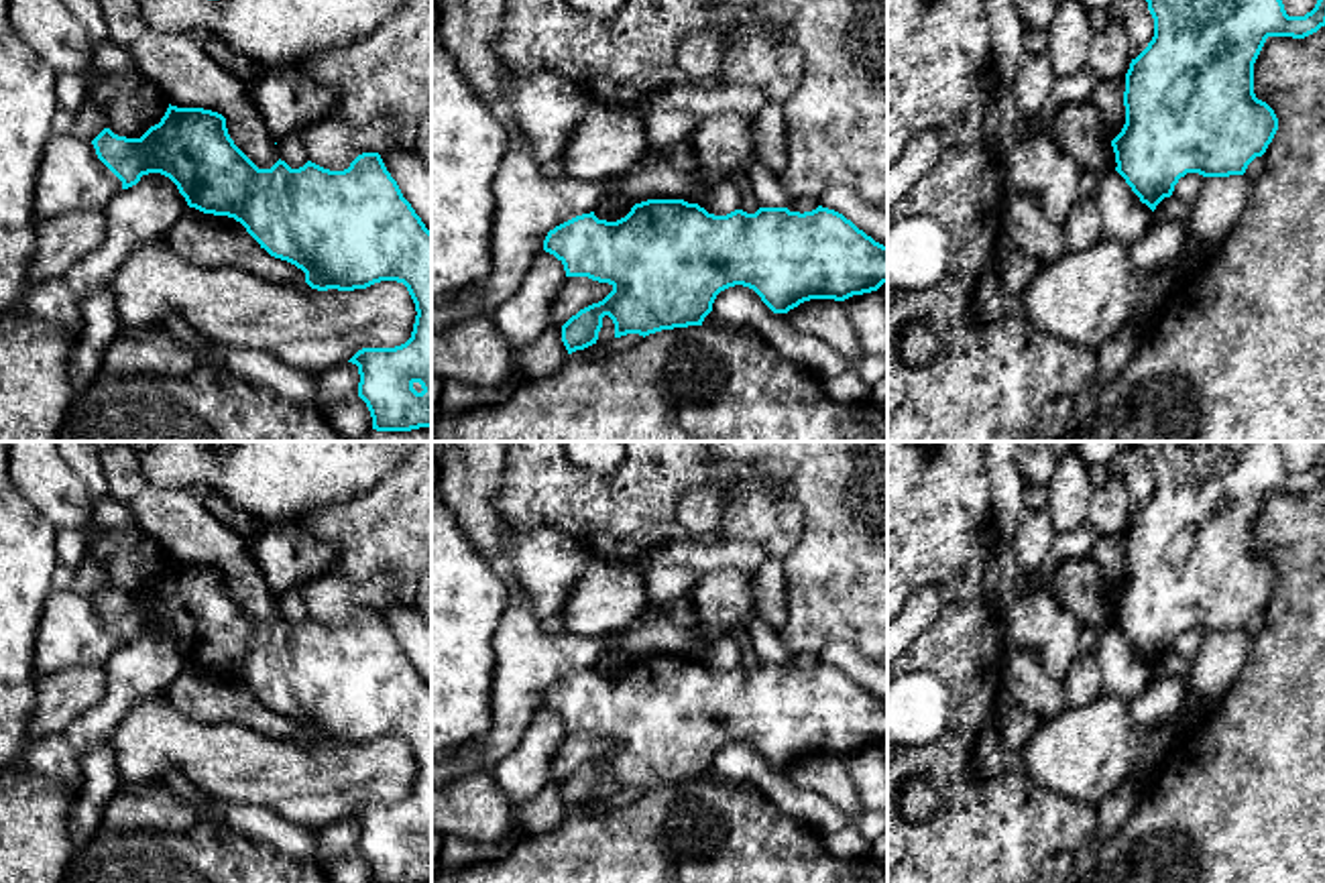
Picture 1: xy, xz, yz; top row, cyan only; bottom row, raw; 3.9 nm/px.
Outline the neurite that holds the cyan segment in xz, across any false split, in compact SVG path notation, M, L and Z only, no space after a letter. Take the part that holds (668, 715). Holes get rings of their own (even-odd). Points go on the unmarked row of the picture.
M647 655L635 659L617 678L598 675L594 667L576 671L548 688L543 706L564 720L566 732L588 732L613 743L602 757L580 765L562 781L568 810L596 800L604 771L615 779L615 793L627 789L645 793L661 785L702 781L716 751L735 741L753 745L773 769L788 769L810 755L845 757L887 739L887 702L875 698L843 669L822 661L804 669L788 663L759 663L755 669L735 665L714 671L684 655Z

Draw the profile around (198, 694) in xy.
M187 663L165 698L181 716L197 722L234 722L273 739L305 739L301 724L271 712L240 678L228 671Z

